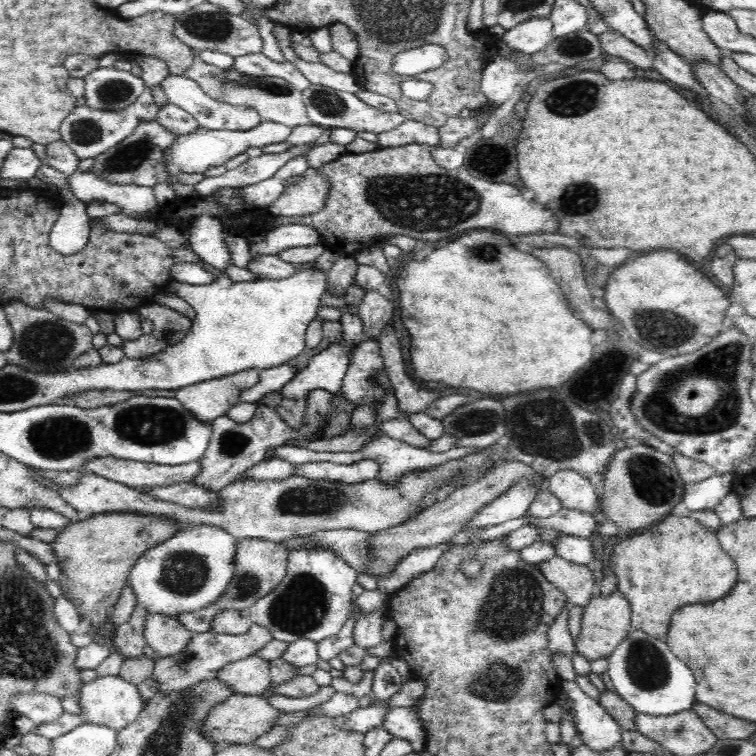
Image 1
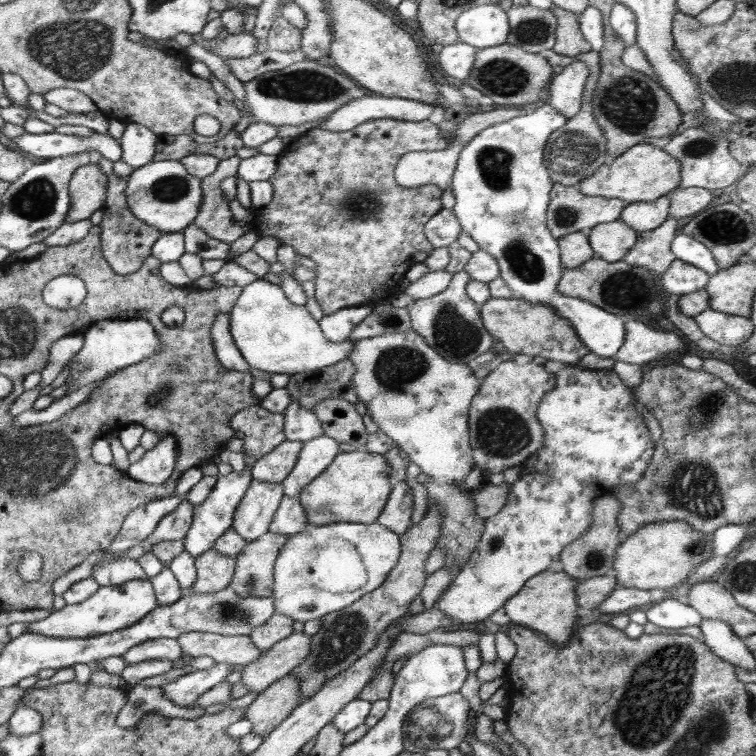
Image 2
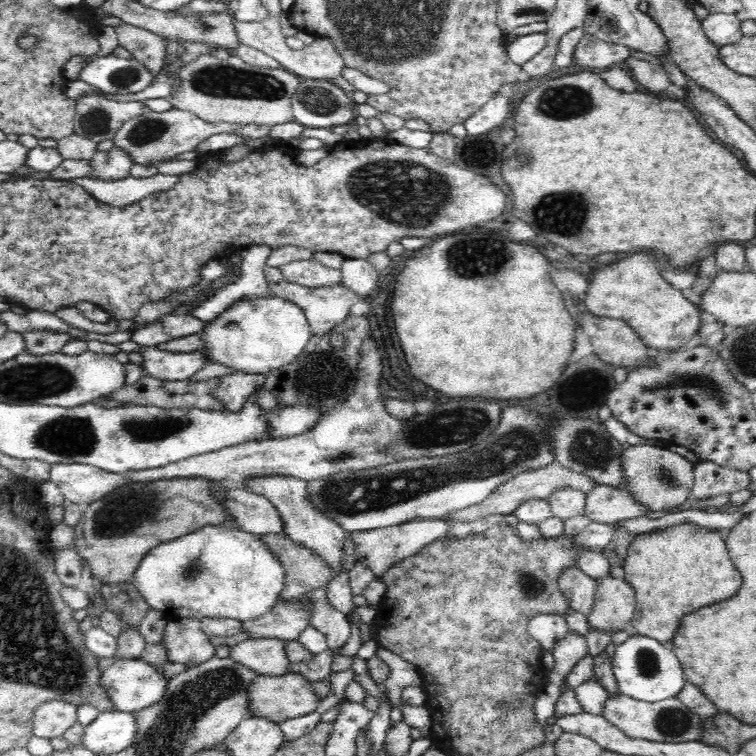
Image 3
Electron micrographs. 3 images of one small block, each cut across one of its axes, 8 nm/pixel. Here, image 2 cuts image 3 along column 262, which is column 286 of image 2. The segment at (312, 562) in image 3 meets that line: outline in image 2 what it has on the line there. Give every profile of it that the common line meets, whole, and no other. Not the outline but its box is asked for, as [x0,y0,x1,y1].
[228,531,289,597]

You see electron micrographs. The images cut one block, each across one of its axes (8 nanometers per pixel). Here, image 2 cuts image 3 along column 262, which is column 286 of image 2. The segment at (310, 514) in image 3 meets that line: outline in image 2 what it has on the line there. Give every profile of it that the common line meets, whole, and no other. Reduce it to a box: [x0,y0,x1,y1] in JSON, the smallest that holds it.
[281,435,340,497]

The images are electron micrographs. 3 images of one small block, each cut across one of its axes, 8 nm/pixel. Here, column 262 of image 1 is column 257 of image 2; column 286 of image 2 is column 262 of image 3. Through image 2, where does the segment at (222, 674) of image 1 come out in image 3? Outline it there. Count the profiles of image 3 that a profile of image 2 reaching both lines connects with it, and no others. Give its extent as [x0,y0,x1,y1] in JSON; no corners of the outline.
[230,638,291,676]

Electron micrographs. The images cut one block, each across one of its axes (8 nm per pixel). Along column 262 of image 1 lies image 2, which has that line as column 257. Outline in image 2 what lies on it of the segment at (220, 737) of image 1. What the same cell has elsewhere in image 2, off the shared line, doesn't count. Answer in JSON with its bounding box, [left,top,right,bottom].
[243,675,300,737]

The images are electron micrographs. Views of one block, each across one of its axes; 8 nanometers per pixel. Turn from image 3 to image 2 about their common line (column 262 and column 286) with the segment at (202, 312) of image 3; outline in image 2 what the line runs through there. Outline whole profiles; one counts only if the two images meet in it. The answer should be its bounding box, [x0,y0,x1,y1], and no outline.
[277,244,308,306]

